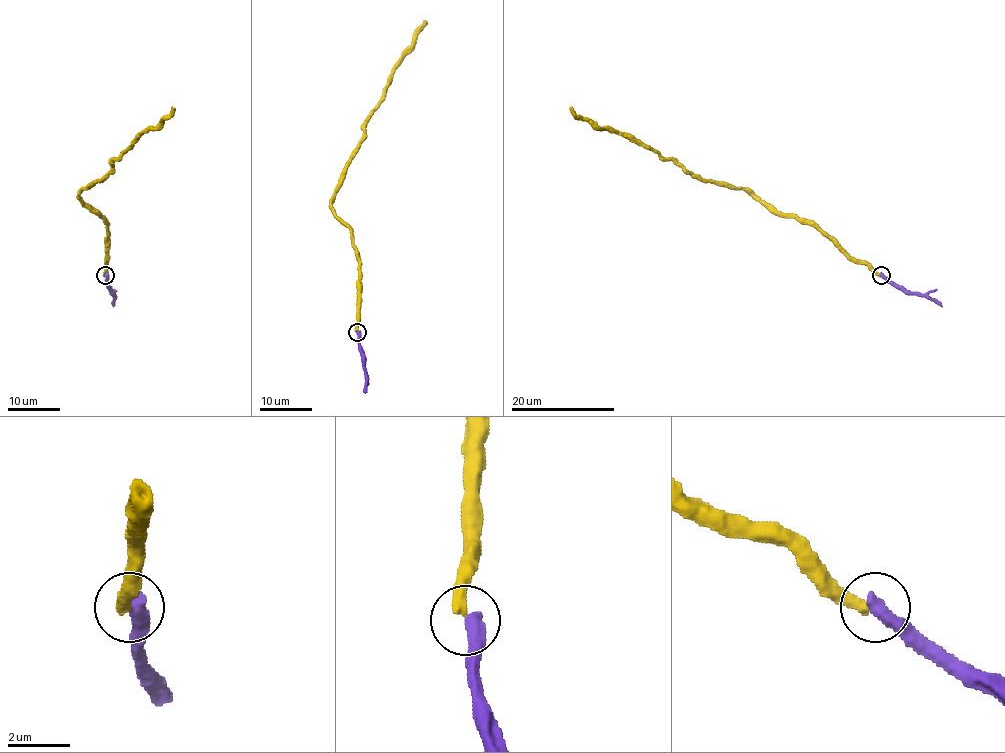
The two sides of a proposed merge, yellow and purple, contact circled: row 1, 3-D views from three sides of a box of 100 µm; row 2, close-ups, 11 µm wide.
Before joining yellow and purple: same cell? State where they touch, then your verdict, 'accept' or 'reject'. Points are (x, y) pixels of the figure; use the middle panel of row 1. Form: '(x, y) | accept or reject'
(357, 332) | accept

